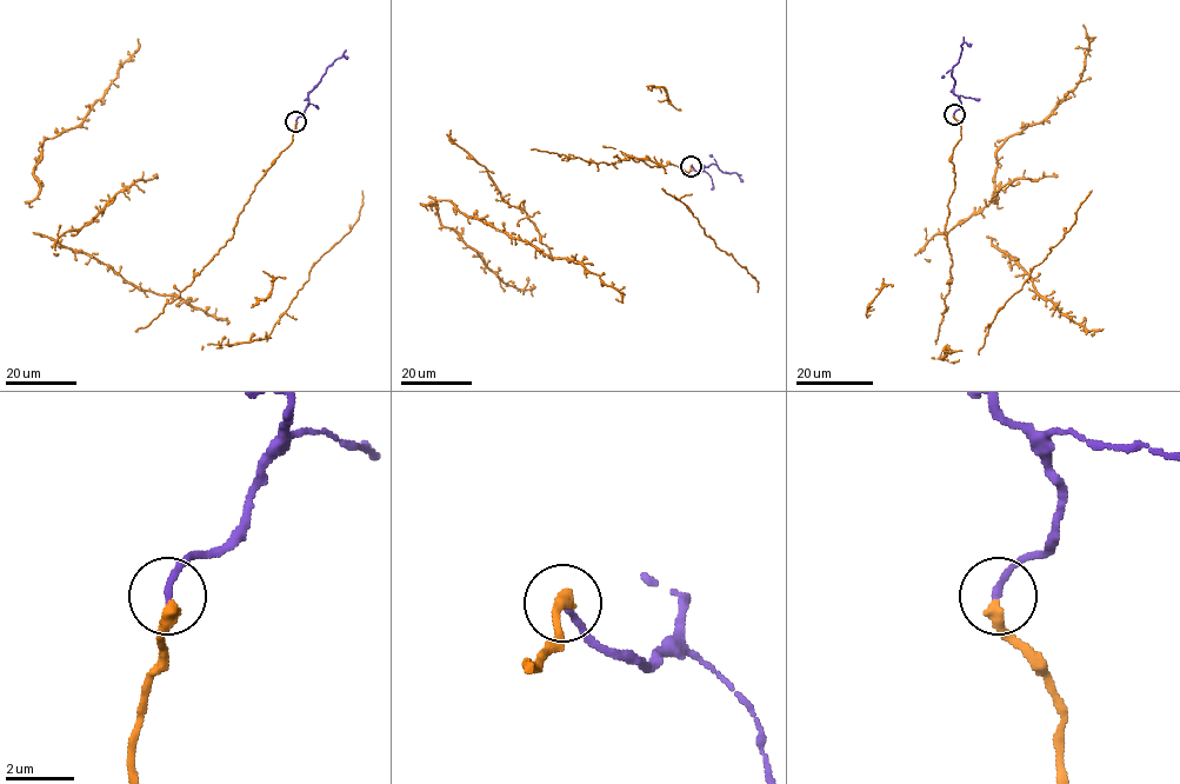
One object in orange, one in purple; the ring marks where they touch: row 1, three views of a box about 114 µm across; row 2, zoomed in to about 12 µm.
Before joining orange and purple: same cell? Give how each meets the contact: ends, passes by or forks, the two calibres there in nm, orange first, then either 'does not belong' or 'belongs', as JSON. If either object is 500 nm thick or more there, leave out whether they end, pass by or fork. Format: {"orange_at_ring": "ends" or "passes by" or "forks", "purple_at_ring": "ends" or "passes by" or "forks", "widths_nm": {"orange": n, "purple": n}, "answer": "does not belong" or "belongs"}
{"orange_at_ring": "ends", "purple_at_ring": "ends", "widths_nm": {"orange": 360, "purple": 200}, "answer": "belongs"}

